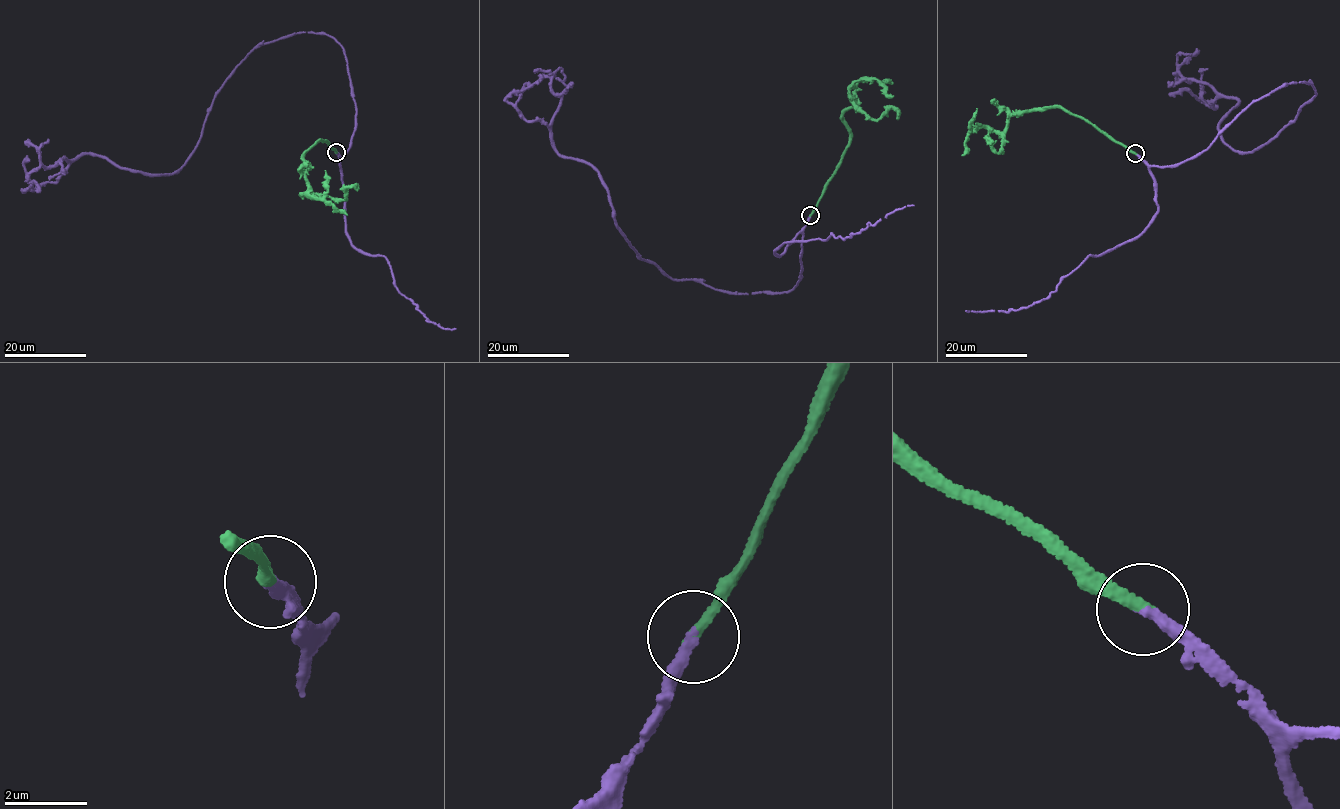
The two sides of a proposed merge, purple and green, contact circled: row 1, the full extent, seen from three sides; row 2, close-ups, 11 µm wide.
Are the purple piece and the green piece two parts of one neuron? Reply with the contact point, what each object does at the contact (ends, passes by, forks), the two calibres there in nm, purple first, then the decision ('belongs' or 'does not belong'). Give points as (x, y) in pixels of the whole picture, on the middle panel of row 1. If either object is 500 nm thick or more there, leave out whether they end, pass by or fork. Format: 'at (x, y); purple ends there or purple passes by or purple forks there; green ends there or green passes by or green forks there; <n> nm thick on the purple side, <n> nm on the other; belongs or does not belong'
at (810, 215); purple ends there; green ends there; 240 nm thick on the purple side, 280 nm on the other; belongs

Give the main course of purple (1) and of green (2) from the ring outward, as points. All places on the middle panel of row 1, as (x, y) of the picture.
1: (811, 215), (790, 290), (677, 281), (641, 259), (592, 166), (560, 154), (550, 128), (507, 99), (541, 75)
2: (811, 215), (849, 138), (842, 114), (854, 102), (849, 87), (863, 79), (879, 80), (886, 94), (894, 95)

